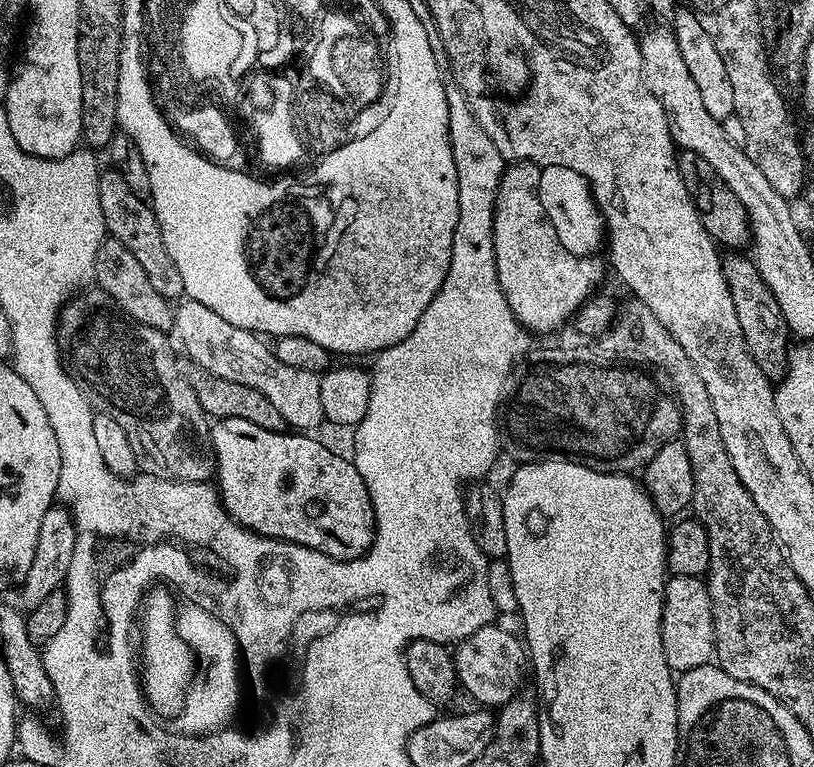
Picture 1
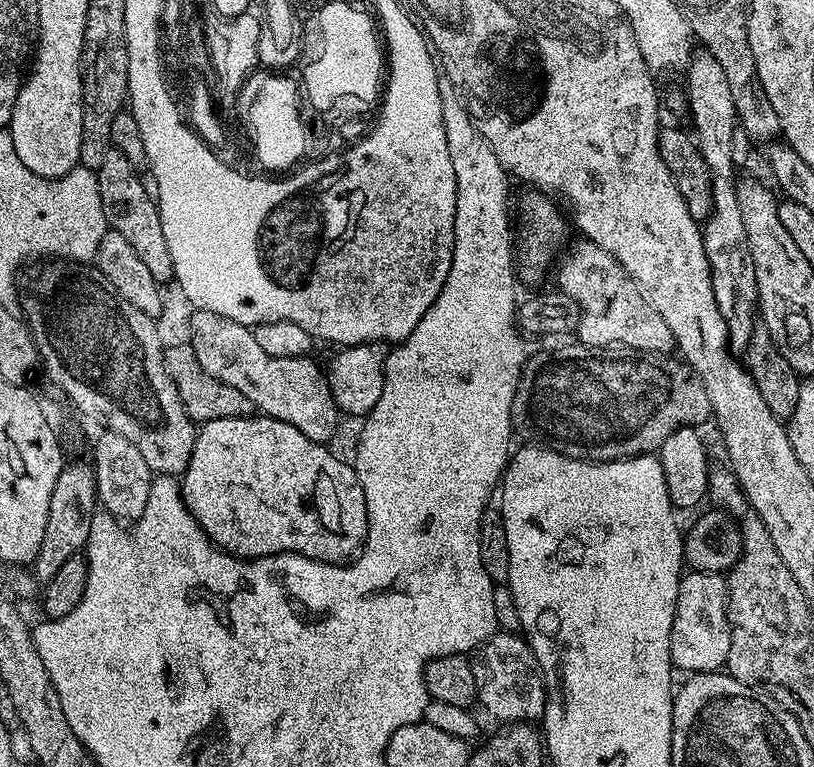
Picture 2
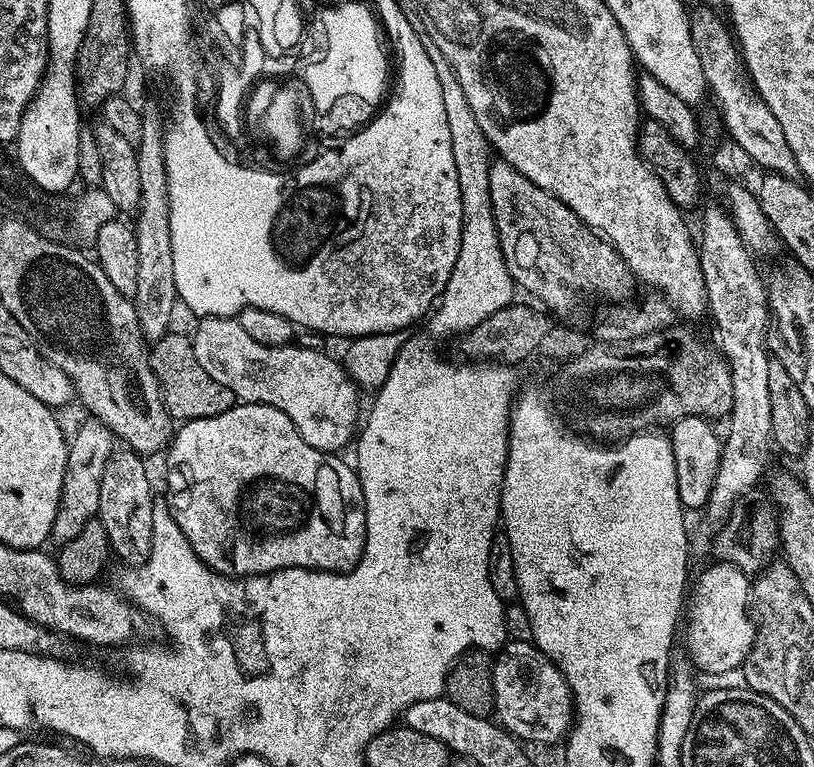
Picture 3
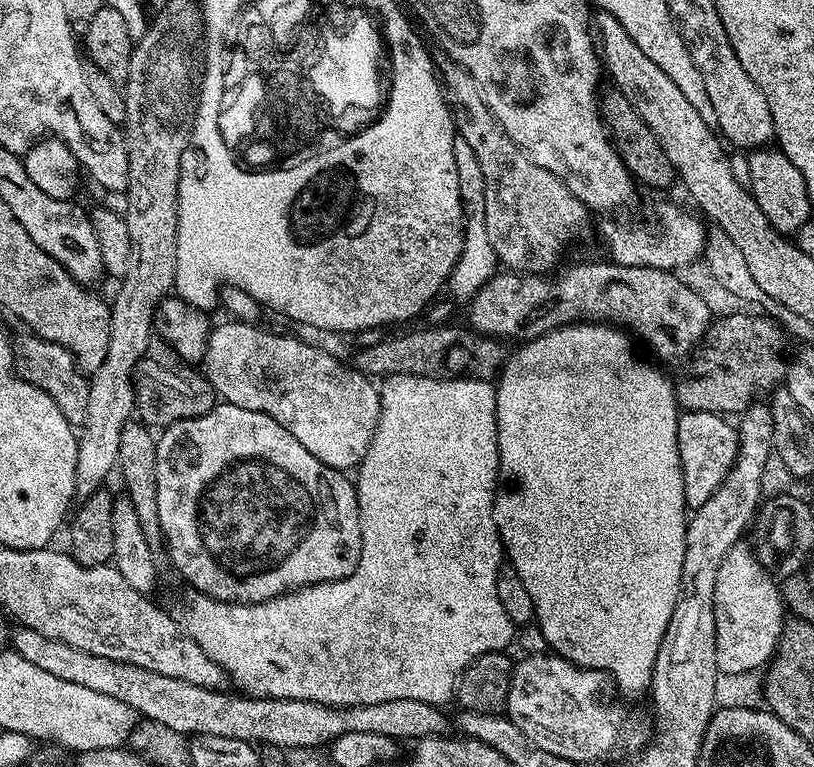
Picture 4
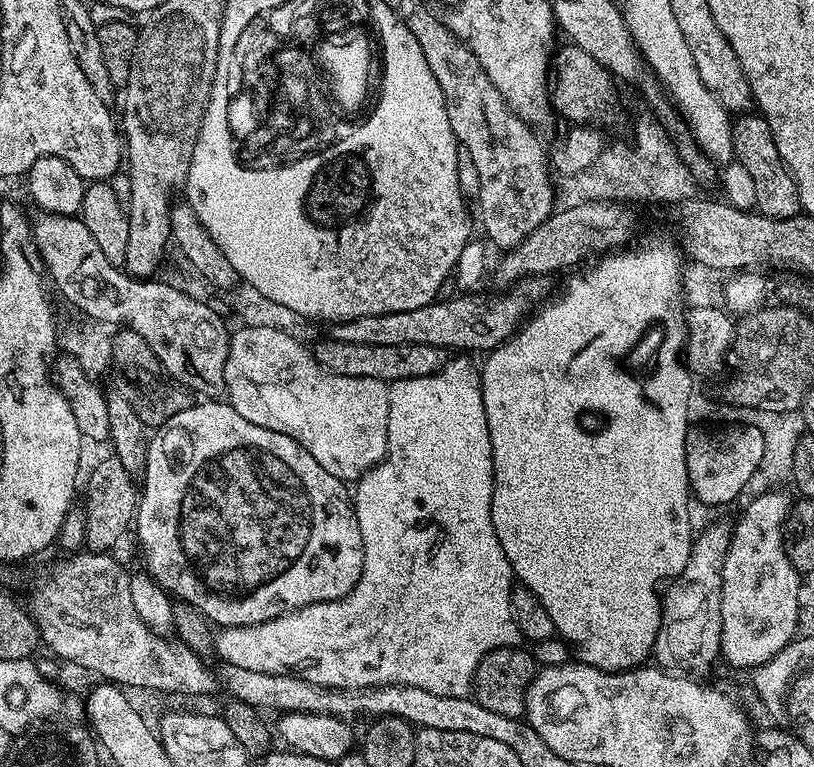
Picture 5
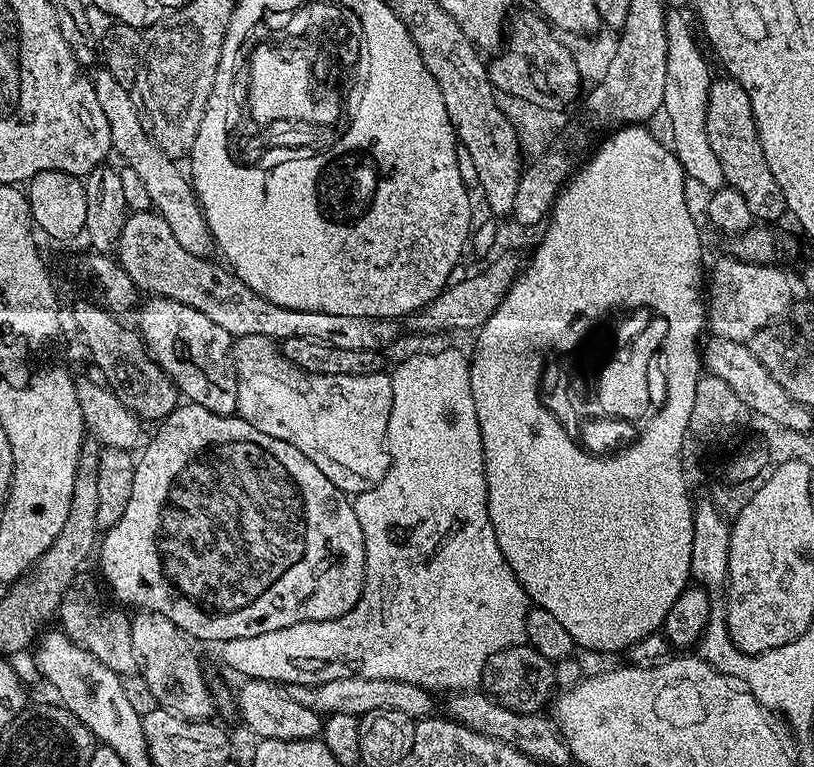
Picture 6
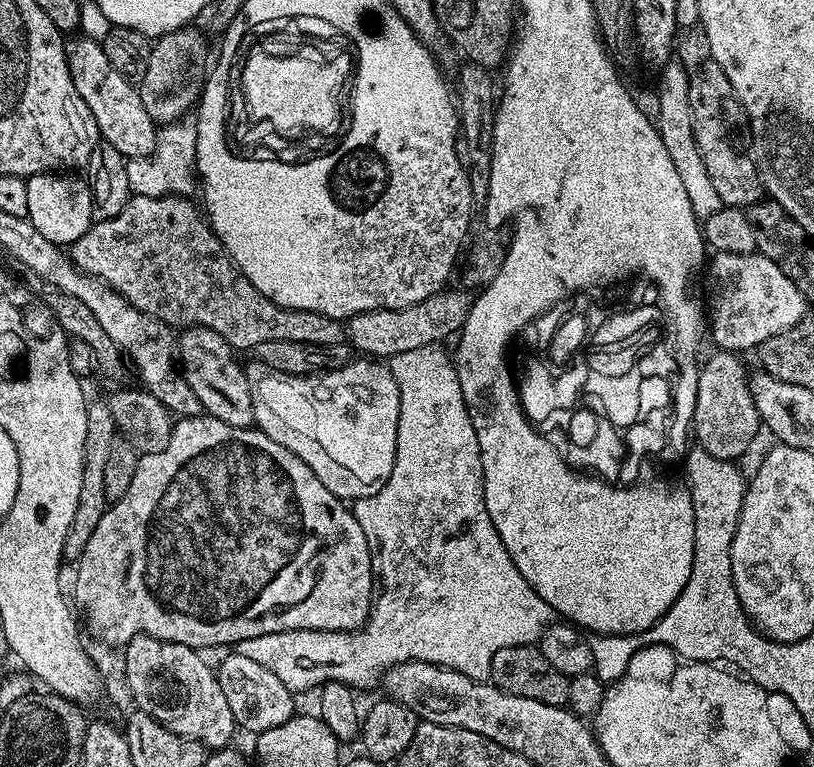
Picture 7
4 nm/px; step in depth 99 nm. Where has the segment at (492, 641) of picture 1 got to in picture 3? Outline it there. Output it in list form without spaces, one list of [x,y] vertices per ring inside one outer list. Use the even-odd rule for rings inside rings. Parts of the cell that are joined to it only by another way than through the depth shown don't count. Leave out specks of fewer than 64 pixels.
[[[517,640],[505,643],[504,647],[499,649],[494,656],[492,685],[494,686],[495,715],[498,717],[499,723],[507,728],[513,736],[524,742],[533,740],[536,744],[558,743],[557,745],[567,737],[570,725],[574,720],[572,691],[568,689],[566,678],[560,673],[558,666],[554,666],[554,662],[550,658],[546,658],[546,654],[542,654],[535,644]]]

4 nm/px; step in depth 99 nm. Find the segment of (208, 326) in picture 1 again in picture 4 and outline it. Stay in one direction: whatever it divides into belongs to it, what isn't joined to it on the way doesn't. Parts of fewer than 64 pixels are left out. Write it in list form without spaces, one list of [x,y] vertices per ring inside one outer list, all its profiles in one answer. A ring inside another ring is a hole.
[[[227,323],[220,324],[217,328],[215,325],[209,331],[208,345],[204,351],[204,359],[202,361],[202,375],[208,379],[210,386],[216,391],[217,397],[226,404],[242,406],[246,410],[258,410],[262,414],[268,414],[270,418],[274,418],[274,422],[278,422],[286,430],[290,430],[290,434],[294,434],[294,438],[298,438],[298,442],[302,442],[302,446],[306,446],[306,450],[310,450],[310,454],[314,454],[314,458],[318,458],[318,462],[341,470],[355,469],[362,462],[362,458],[374,438],[374,430],[378,426],[378,418],[380,417],[379,387],[369,377],[363,376],[355,366],[348,365],[347,368],[342,361],[335,360],[330,353],[323,352],[322,349],[315,348],[314,345],[307,344],[306,341],[299,340],[296,336],[283,336],[280,332],[267,332],[266,329],[260,328],[261,326],[256,324]]]

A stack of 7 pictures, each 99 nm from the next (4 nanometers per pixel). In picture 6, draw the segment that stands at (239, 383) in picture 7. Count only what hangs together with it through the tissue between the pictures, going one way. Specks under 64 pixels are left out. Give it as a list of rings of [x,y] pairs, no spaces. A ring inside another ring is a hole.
[[[148,298],[145,301],[140,312],[139,335],[152,359],[172,379],[181,397],[214,414],[237,415],[238,382],[236,367],[232,364],[234,337],[222,330],[218,322],[210,322],[202,310],[163,298]]]

